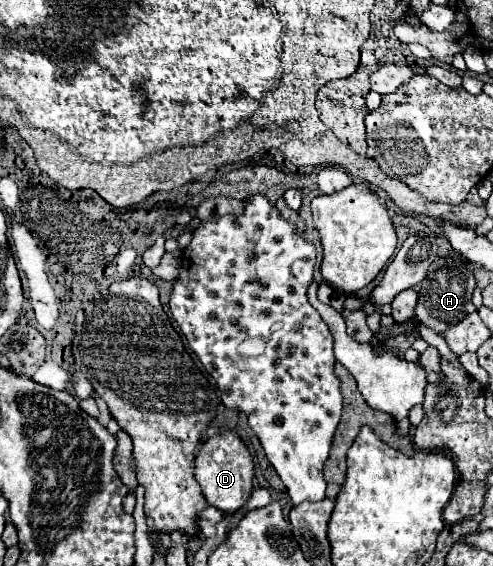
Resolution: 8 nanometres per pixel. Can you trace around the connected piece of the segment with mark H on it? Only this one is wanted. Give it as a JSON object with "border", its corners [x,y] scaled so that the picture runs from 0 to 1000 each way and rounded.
{"border":[[[913,451],[901,458],[884,458],[872,475],[864,493],[852,500],[848,511],[848,539],[840,549],[840,560],[860,571],[864,578],[880,581],[884,588],[901,588],[917,574],[933,571],[949,553],[966,549],[957,539],[957,514],[961,514],[961,482],[949,472],[949,461],[941,461],[933,451]]]}

